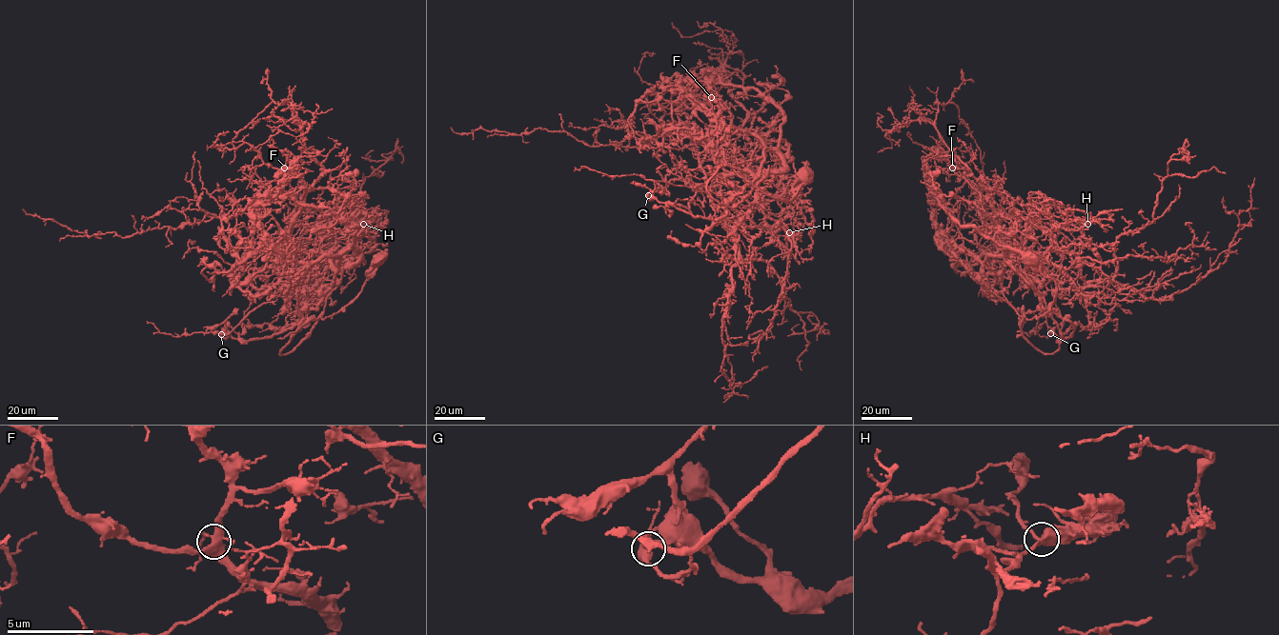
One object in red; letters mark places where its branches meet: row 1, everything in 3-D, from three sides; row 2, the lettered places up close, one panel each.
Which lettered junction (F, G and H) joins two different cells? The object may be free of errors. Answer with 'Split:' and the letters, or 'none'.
Split: G

